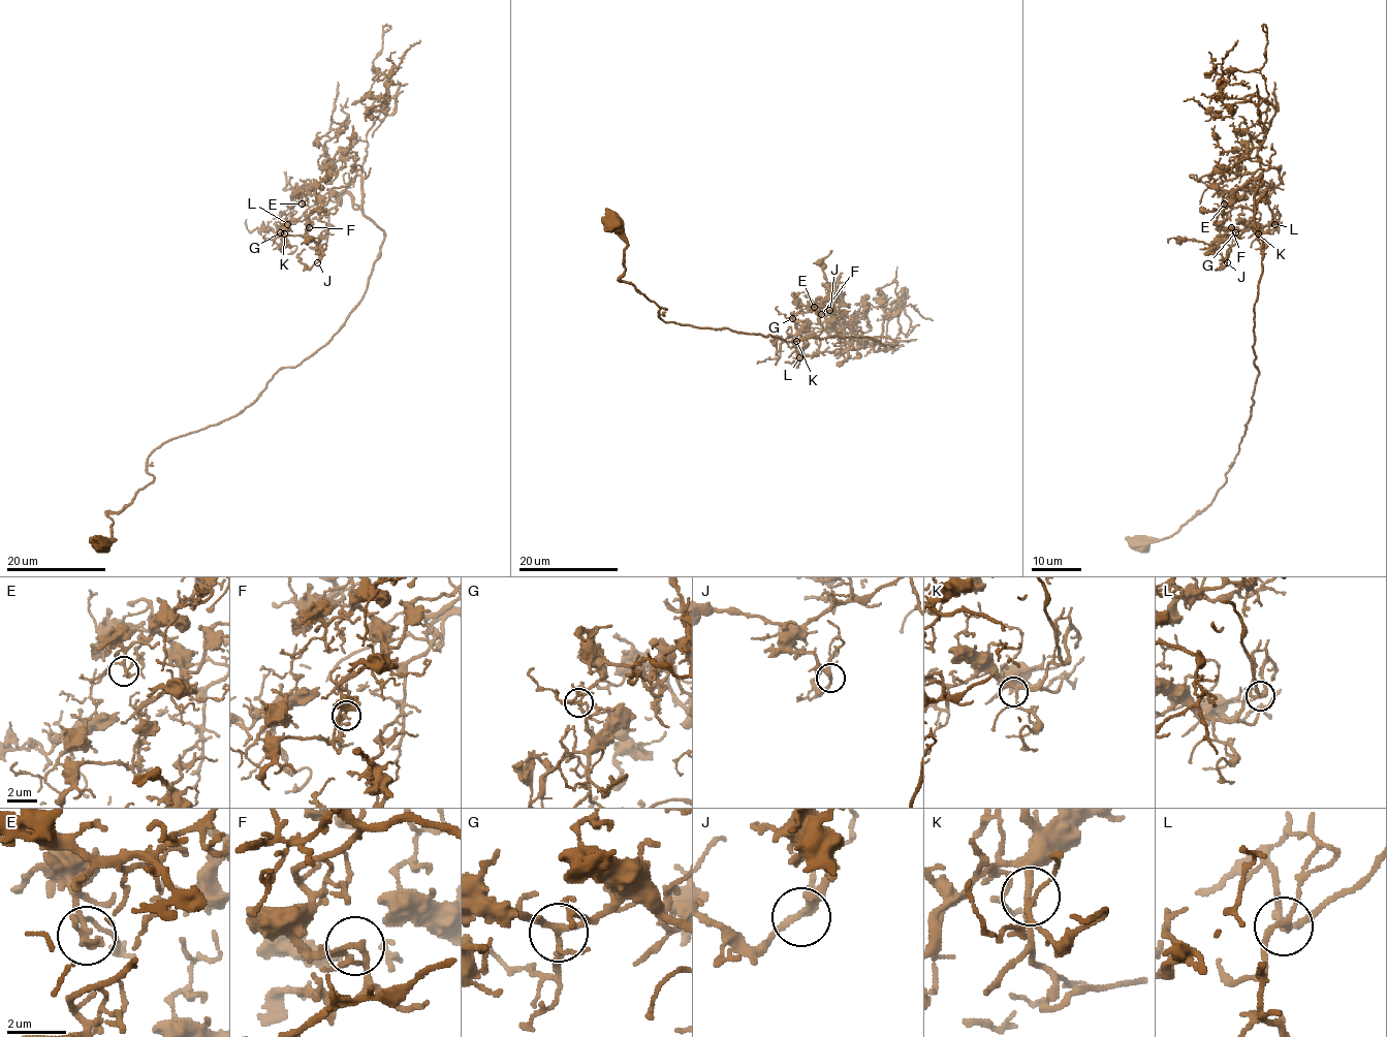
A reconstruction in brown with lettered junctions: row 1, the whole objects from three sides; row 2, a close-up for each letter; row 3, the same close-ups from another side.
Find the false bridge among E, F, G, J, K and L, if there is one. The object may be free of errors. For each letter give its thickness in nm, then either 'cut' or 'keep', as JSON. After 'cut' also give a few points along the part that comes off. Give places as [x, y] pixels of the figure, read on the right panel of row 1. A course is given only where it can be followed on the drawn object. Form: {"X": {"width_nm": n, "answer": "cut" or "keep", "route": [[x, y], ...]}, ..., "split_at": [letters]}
{"E": {"width_nm": 200, "answer": "keep"}, "F": {"width_nm": 200, "answer": "keep"}, "G": {"width_nm": 200, "answer": "keep"}, "J": {"width_nm": 240, "answer": "keep"}, "K": {"width_nm": 200, "answer": "keep"}, "L": {"width_nm": 240, "answer": "keep"}, "split_at": []}

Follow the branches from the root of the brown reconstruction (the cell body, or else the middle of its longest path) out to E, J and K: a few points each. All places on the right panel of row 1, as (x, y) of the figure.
E: (1141, 544), (1210, 503), (1250, 417), (1254, 214), (1265, 192), (1253, 210), (1233, 207), (1234, 191), (1224, 203)
J: (1141, 544), (1210, 503), (1246, 435), (1265, 192), (1254, 225), (1212, 252), (1227, 262)
K: (1141, 544), (1172, 537), (1210, 503), (1246, 435), (1262, 257), (1254, 214), (1265, 192), (1273, 222), (1258, 233)

